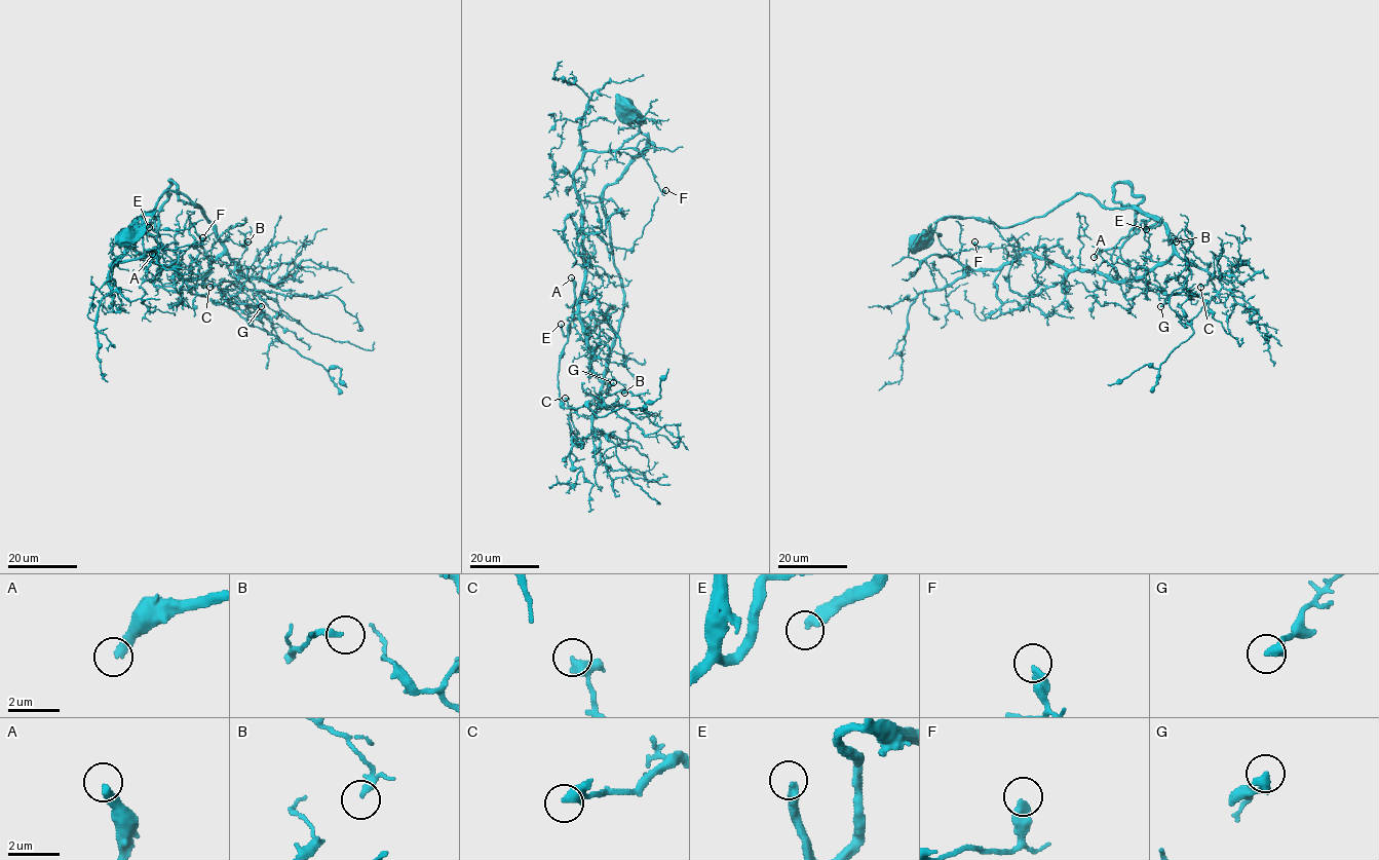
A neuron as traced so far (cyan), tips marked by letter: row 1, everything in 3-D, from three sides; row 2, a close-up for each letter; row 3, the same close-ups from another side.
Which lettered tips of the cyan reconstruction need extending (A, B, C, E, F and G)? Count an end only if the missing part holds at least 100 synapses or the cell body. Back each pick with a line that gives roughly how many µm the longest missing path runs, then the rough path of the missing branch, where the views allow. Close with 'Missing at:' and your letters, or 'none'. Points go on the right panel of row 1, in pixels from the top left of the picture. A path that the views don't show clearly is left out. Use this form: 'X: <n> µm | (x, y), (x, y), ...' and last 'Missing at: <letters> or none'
A: 250 µm
E: 300 µm
Missing at: A, E

